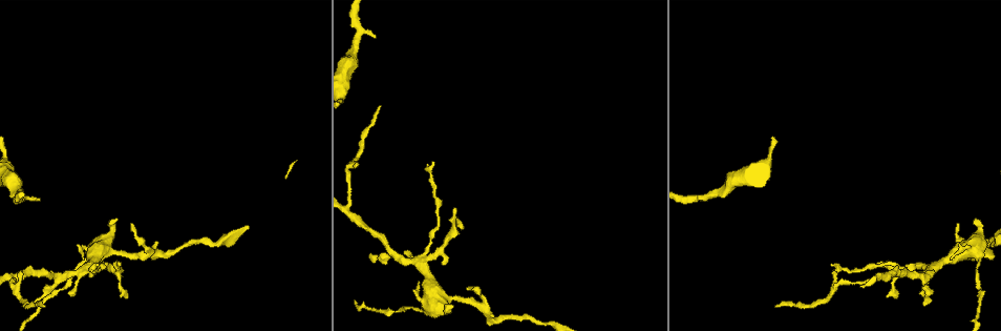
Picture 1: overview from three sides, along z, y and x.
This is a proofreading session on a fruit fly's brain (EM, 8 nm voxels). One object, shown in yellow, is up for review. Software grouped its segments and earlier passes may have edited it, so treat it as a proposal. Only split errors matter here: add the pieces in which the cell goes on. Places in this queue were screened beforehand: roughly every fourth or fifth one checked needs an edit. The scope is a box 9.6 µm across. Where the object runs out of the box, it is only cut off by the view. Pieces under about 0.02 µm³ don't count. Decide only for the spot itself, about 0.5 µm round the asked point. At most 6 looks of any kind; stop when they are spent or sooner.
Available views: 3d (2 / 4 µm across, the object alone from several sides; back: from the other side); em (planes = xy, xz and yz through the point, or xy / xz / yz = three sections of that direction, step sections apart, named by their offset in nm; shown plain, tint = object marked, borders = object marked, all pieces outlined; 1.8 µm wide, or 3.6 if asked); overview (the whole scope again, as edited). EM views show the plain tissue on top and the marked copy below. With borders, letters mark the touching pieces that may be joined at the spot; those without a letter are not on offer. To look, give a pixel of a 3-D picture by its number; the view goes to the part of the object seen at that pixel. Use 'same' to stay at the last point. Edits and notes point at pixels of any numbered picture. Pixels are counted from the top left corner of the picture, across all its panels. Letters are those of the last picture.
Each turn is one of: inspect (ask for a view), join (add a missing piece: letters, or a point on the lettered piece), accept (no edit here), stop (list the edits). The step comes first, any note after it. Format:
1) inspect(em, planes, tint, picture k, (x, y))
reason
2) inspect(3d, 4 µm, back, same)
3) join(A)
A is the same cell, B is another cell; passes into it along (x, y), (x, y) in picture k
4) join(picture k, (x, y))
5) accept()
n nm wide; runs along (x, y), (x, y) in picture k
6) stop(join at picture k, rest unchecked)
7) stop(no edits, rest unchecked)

inspect(3d, 2 µm, back, picture 1, (122, 296))
free end

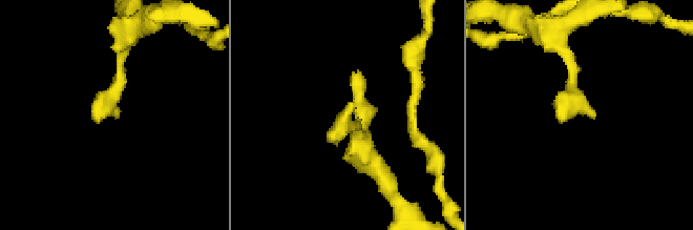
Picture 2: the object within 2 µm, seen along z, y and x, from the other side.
inspect(em, 3.6 µm, xy, step 16, borders, picture 2, (352, 108))
shape alone is not enough

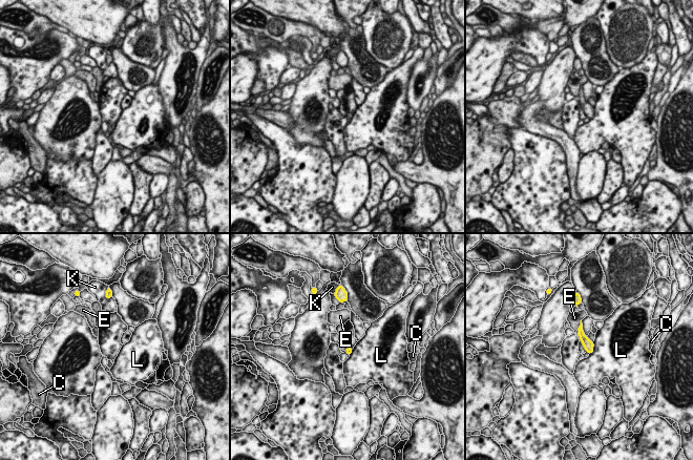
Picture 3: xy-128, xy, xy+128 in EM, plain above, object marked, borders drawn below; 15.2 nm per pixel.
inspect(em, 3.6 µm, planes, borders, same)

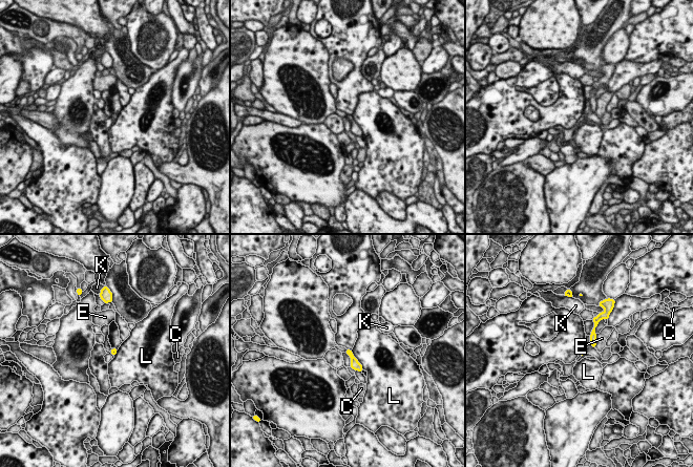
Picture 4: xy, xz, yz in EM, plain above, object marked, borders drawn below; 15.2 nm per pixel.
accept()
90 nm wide; C, E, K and L are other cells; border along (351, 351), (362, 368) in picture 4; no lettered piece goes on from it

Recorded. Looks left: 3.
inspect(em, xy, step 16, borders, picture 1, (450, 304))
free end

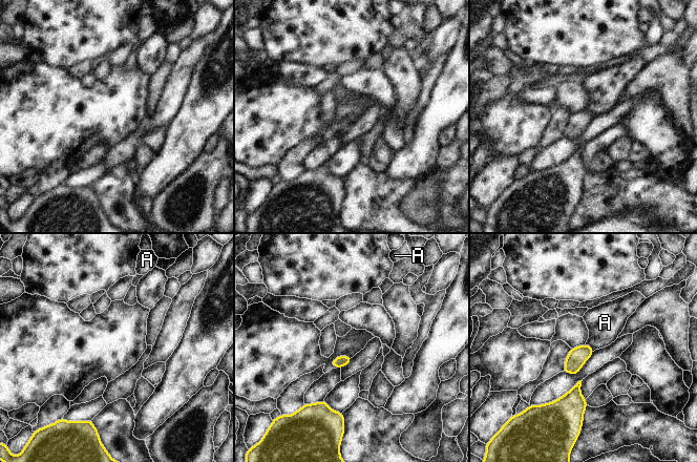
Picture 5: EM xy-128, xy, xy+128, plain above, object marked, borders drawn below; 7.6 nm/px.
accept()
A touches over 90 nm; A is another cell; border along (586, 343), (593, 351) in picture 5; no lettered piece goes on from it

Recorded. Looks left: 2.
inspect(em, xy, step 8, tint, picture 1, (40, 199))
branch stops here

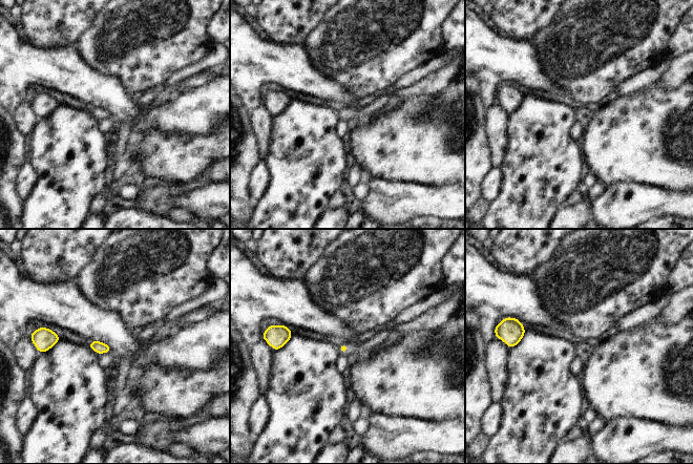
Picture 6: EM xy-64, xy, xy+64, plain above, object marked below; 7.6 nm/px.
inspect(em, planes, borders, same)
cut it another way

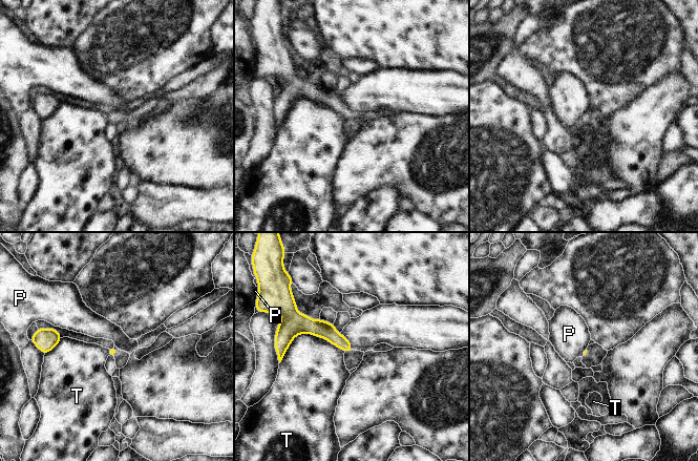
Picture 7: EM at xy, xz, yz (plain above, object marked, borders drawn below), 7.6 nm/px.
accept()
T touches over 500 nm; P and T are other cells; none of them fits

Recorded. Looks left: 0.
stop(no edits, rest unchecked)

